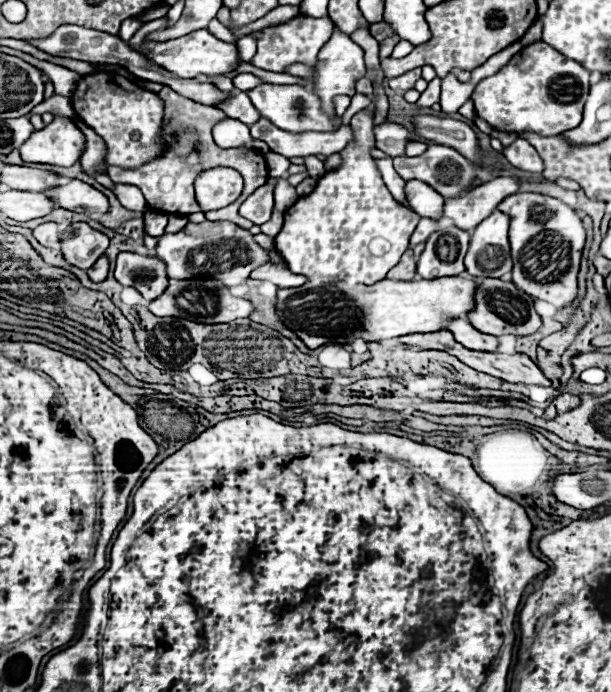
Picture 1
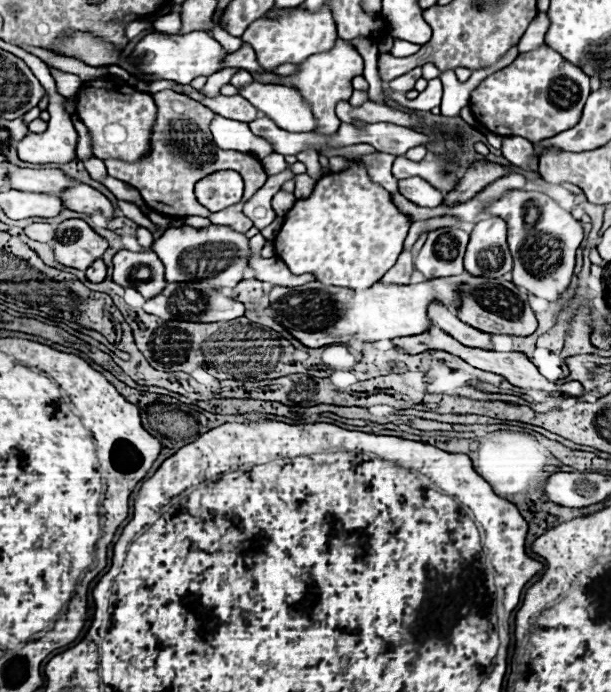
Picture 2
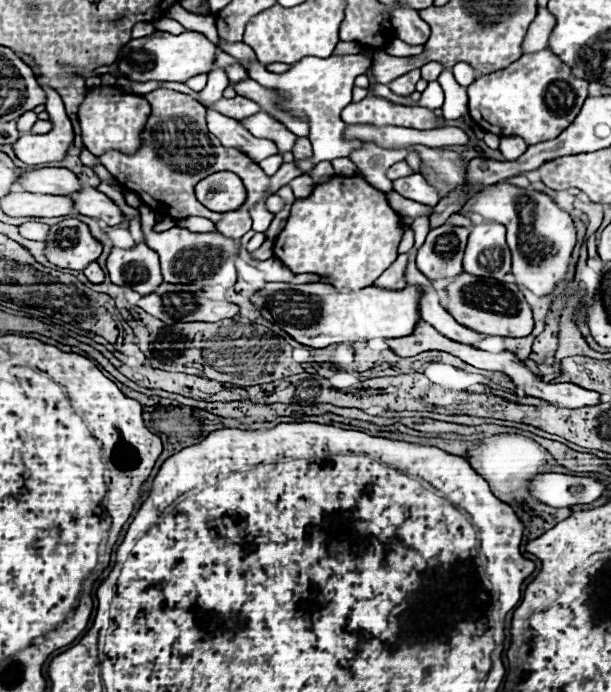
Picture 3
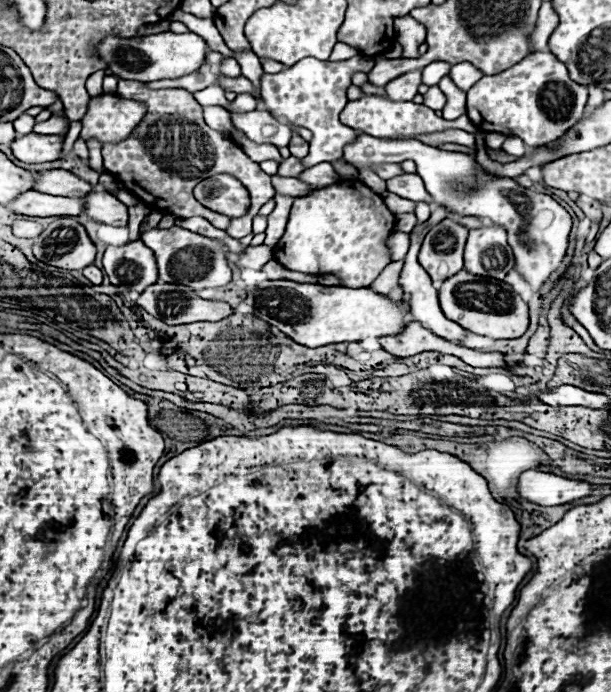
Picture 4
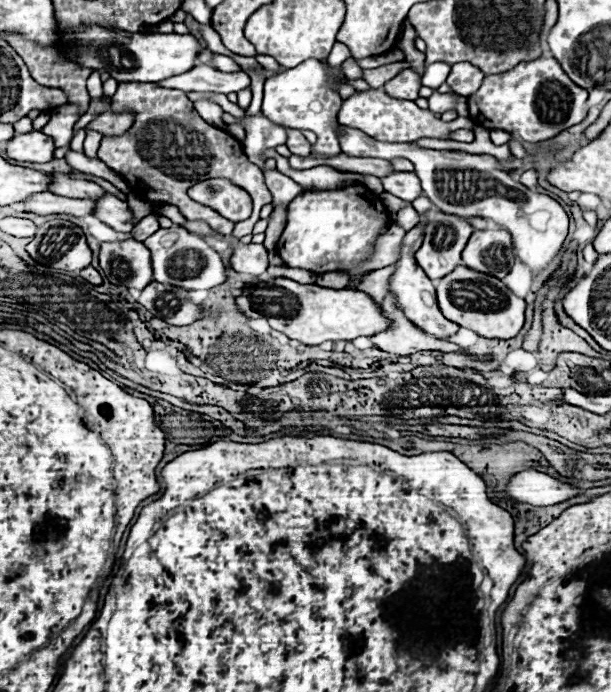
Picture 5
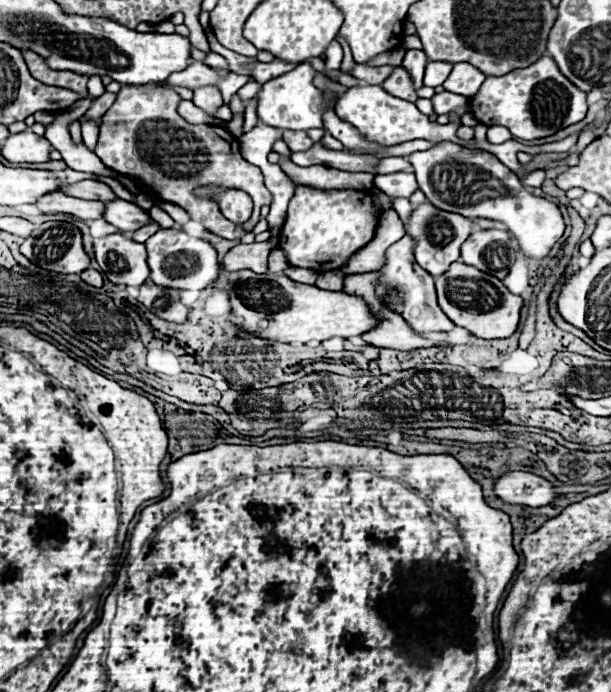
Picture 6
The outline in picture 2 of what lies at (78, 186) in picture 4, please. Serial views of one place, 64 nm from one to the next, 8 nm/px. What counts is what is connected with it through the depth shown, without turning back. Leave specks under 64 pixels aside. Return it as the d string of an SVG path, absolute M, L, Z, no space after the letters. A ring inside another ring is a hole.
M18 168L8 172L8 184L14 190L22 192L38 192L38 194L54 194L62 192L64 188L70 188L74 184L74 178L66 176L60 170L48 170L48 168Z

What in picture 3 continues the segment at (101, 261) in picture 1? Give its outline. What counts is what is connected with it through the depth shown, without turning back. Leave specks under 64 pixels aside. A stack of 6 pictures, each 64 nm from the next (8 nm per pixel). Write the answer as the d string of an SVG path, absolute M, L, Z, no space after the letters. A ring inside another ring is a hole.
M92 262L92 264L84 270L84 274L86 274L86 278L88 278L92 284L100 284L100 282L104 280L104 270L100 268L98 262Z

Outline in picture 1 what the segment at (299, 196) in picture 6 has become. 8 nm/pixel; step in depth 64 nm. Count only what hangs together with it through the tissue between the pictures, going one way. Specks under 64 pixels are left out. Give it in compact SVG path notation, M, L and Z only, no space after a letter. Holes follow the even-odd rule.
M368 108L354 114L352 124L350 124L354 138L340 152L342 164L332 172L326 172L326 176L322 176L318 180L316 188L308 196L298 198L298 202L286 210L284 226L278 232L278 236L274 238L276 250L282 254L288 270L294 274L306 276L308 282L328 284L328 282L344 280L344 282L352 282L352 284L374 284L374 282L386 278L386 272L390 268L394 268L394 264L398 264L402 252L406 252L408 240L420 220L420 216L414 210L406 208L404 204L400 204L392 198L392 194L388 192L388 188L378 172L376 160L370 156L370 150L376 148L372 118L374 116Z

